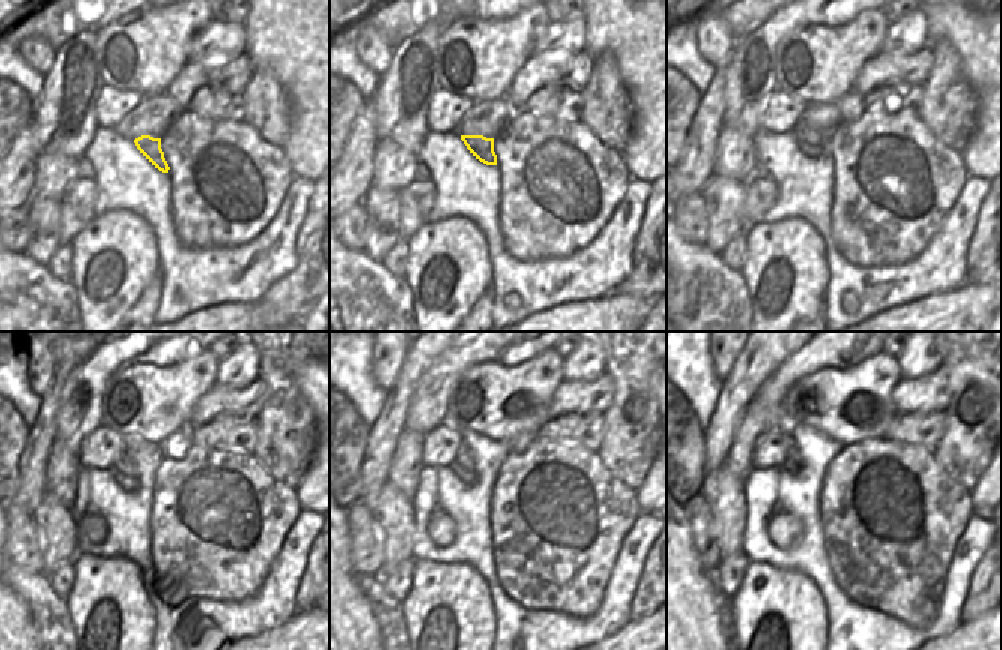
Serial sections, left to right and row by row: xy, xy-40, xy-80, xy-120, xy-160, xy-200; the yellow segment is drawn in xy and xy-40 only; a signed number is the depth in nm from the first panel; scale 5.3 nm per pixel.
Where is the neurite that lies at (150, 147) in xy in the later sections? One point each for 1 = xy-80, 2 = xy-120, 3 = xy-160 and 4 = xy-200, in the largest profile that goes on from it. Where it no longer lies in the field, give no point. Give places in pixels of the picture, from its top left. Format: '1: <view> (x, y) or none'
1: xy-80 (810, 141)
2: xy-120 (125, 470)
3: xy-160 (462, 466)
4: xy-200 (792, 463)

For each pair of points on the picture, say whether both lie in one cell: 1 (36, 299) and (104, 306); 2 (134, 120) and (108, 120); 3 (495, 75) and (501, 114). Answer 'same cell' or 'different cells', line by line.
1: different cells
2: different cells
3: different cells

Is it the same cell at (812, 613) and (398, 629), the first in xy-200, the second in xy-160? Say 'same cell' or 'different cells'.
different cells

